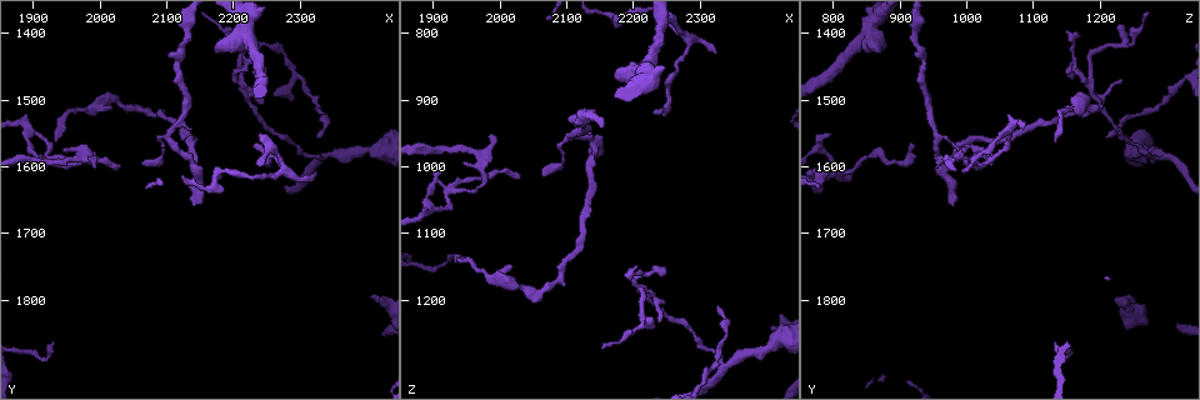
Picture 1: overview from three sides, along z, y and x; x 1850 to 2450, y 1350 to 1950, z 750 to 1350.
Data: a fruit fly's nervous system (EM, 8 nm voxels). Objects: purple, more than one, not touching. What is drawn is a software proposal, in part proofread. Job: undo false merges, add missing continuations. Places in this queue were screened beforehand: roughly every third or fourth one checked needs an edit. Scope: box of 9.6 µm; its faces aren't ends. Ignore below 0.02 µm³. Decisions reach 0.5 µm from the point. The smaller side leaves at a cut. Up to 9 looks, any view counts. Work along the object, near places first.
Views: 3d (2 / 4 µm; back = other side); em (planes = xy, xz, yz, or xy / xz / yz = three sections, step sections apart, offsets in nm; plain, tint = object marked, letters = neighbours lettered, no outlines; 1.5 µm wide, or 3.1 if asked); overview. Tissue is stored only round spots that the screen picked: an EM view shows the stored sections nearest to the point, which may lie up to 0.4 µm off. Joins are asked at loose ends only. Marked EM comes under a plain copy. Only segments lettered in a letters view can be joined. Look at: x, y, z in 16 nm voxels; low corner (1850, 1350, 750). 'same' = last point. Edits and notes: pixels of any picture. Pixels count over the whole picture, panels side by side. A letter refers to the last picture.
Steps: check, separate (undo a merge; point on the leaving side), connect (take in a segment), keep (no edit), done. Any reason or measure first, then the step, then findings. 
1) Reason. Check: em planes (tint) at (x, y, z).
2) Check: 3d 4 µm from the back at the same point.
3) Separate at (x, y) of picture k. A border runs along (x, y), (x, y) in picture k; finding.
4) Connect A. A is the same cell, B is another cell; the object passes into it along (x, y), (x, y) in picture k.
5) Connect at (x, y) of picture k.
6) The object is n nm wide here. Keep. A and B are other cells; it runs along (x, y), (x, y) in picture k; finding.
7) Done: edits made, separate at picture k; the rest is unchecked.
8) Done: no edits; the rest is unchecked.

Check: em yz step 4 (letters) at (2235, 1565, 920).

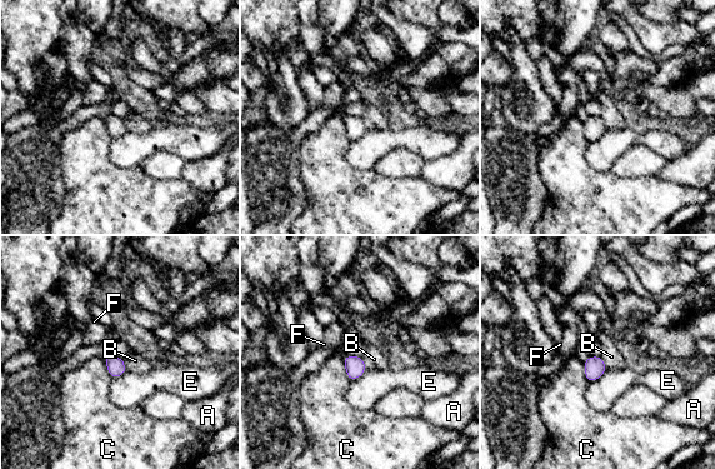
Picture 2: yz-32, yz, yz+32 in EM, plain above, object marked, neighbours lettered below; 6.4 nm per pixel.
Keep. A, B, C, E and F are other cells; a border runs along (360, 357), (366, 368) in picture 2; none of them fits.

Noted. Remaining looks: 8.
Abrupt turn. Check: em planes (tint) at (2135, 1595, 960).

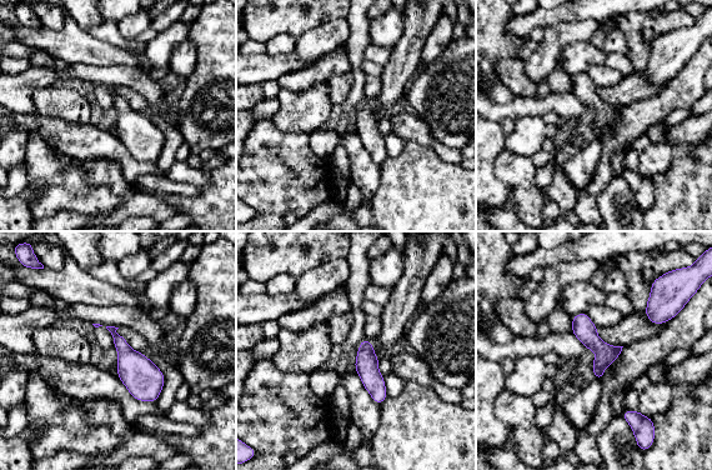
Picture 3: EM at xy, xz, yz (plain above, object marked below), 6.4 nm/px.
Check: em planes (letters) at the same point.

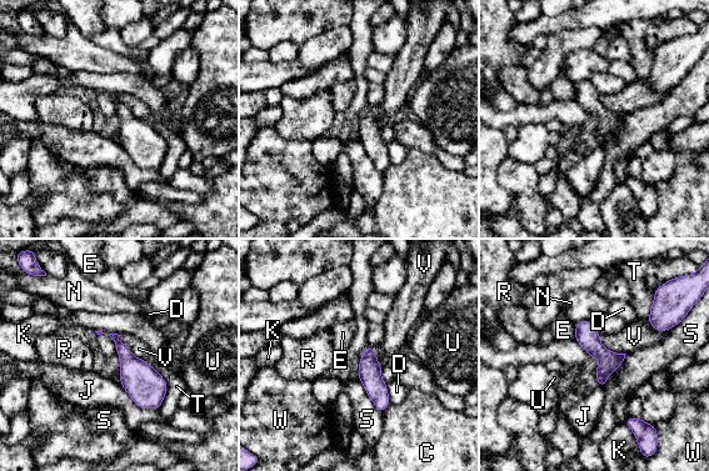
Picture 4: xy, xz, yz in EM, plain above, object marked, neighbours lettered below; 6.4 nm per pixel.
The object is 150 nm wide here. Keep. C, D, E, J, K, N, R, S, T, U, V and W are other cells; it runs along (578, 326), (603, 356), (602, 382) in picture 4; continuous, no second neuron.

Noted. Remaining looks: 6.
Three arms meet. Check: 3d 4 µm at (2215, 1480, 1185).

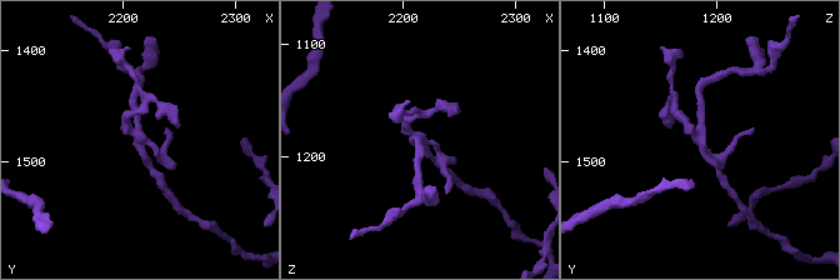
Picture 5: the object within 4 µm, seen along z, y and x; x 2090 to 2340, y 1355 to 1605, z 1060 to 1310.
3 arms meet here. Check: em xz step 4 (tint) at (2214, 1478, 1188).

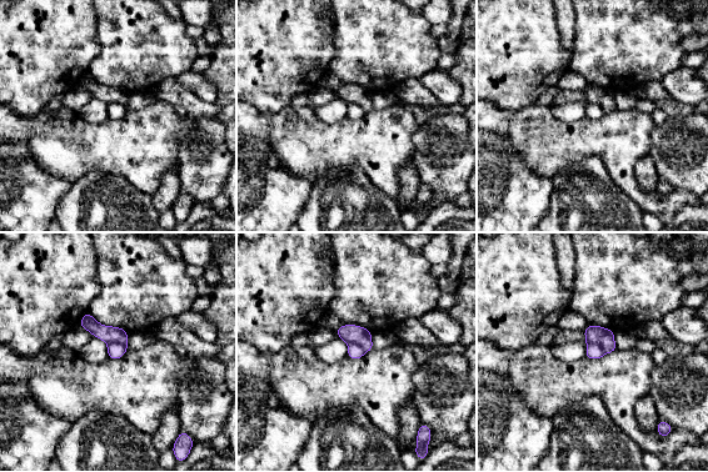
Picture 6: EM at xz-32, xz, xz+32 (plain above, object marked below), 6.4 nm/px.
Another direction. Check: em xy step 8 (letters) at the same point.

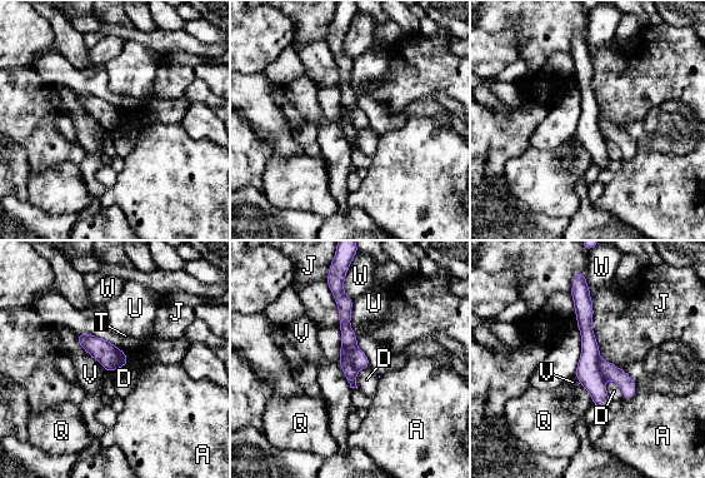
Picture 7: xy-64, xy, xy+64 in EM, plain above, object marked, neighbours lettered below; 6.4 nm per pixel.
Separate at (620, 377) of picture 7. A, D, J, Q, T, U, V and W are other cells; the part that leaves runs along (600, 362), (628, 387), (628, 396) in picture 7; a second neuron is stuck on.

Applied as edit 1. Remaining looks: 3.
Check: 3d 2 µm at (1990, 1600, 960).

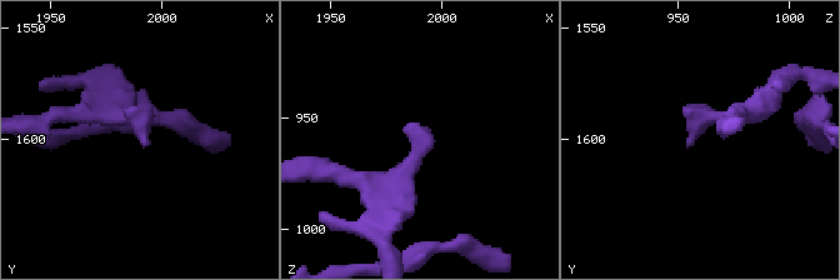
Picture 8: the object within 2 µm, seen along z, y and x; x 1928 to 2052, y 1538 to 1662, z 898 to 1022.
Need the tissue. Check: em planes (letters) at (1992, 1604, 956).

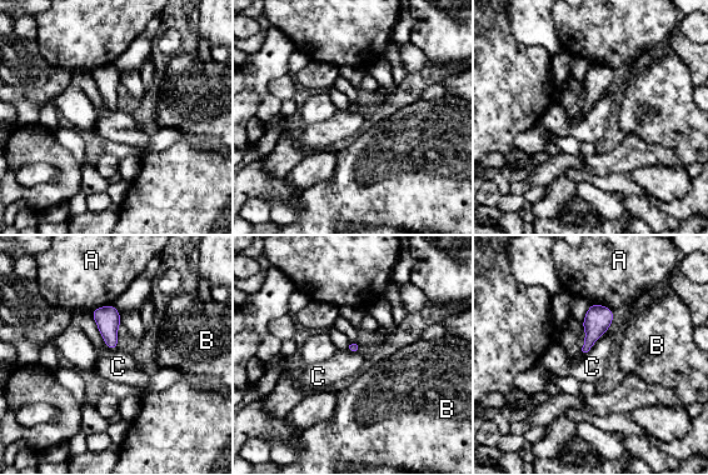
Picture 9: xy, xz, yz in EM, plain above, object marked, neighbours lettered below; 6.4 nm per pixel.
The longest contact is with C, 170 nm. Keep. A, B and C are other cells; a border runs along (602, 335), (584, 353) in picture 9; no lettered segment goes on from it.

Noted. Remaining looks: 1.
Done: edits made, separate at picture 7; the rest is unchecked.

